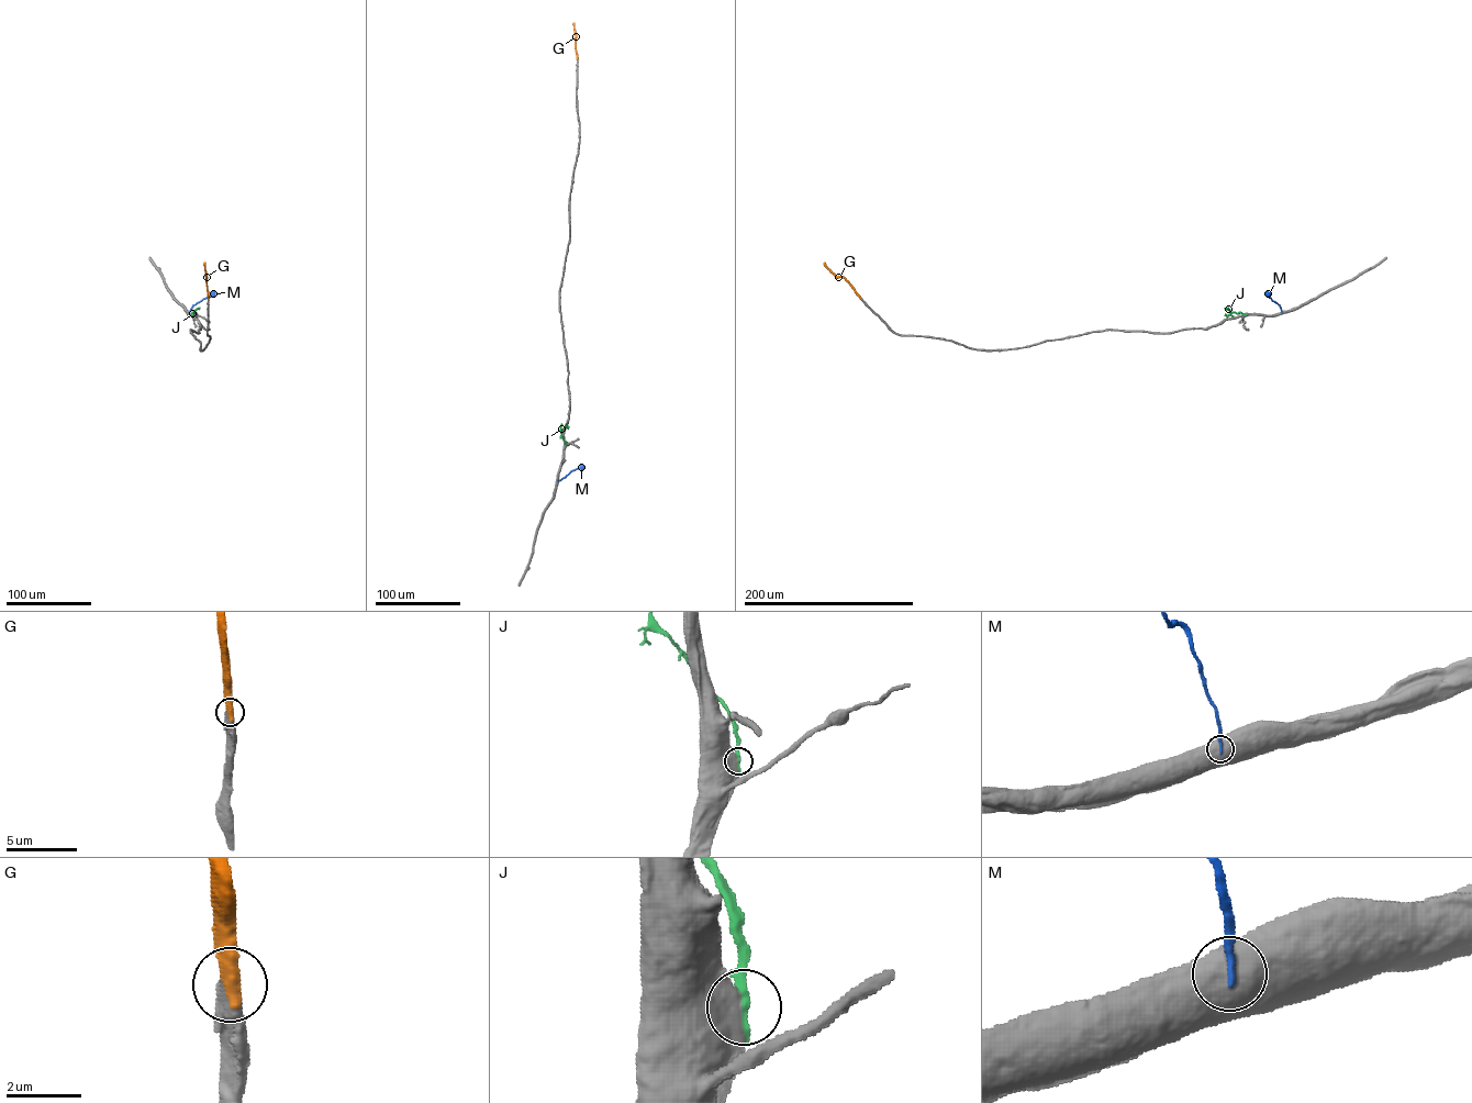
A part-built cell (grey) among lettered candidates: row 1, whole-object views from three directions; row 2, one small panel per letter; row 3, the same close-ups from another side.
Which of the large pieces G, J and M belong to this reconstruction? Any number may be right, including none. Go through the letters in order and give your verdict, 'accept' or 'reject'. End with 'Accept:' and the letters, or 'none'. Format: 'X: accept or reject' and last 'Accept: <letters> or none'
G: accept
J: reject
M: reject
Accept: G

